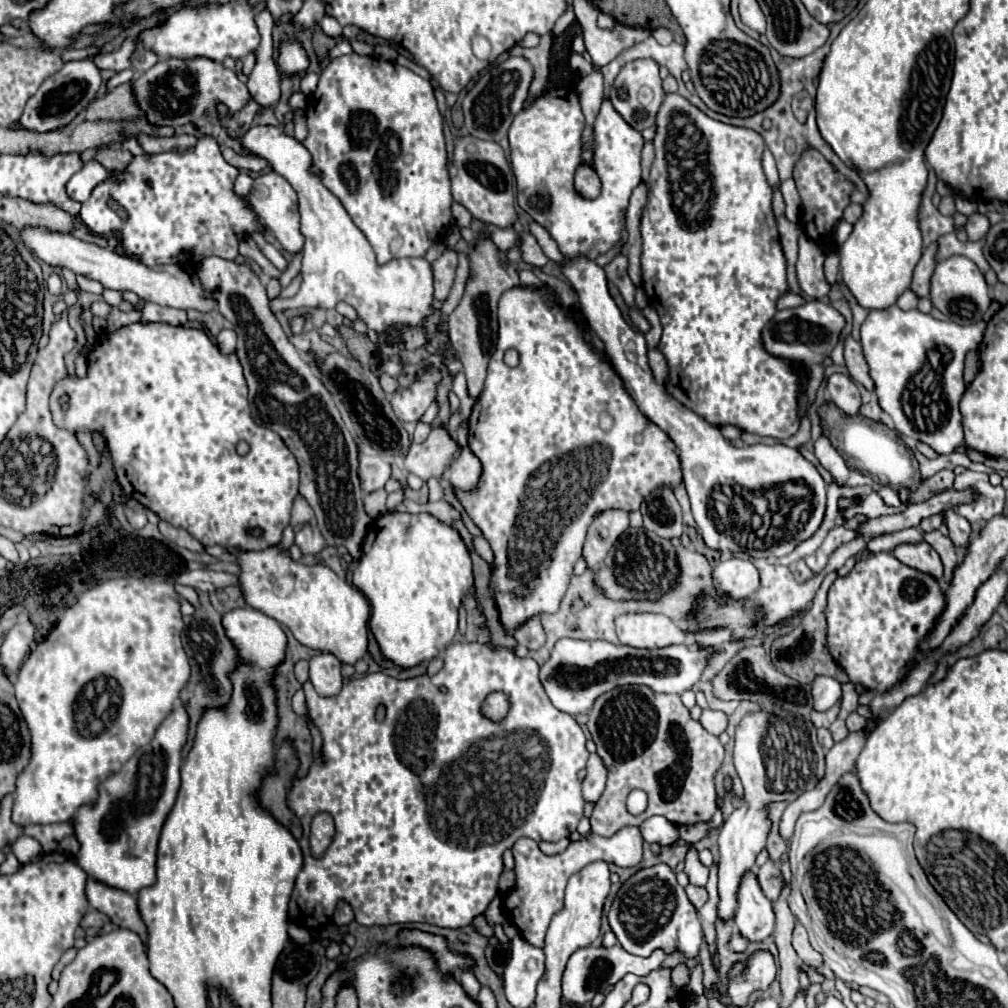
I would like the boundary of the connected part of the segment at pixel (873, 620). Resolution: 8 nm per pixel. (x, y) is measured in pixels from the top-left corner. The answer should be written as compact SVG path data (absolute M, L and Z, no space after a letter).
M888 552L864 556L846 576L838 576L828 590L828 650L854 684L886 692L918 656L920 642L930 634L944 606L946 598L934 576L902 564Z

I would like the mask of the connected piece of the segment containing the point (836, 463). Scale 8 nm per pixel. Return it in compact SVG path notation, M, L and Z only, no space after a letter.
M820 436L816 442L814 442L814 454L816 458L820 460L820 464L836 478L838 484L844 484L846 478L848 478L848 466L846 462L842 460L842 456L836 452L836 448L830 444L828 436Z

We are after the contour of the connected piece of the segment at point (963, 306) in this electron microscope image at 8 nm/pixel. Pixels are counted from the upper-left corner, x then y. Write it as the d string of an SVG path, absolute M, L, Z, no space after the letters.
M950 256L936 264L934 274L930 278L930 300L932 304L952 322L956 324L976 324L982 320L984 312L988 310L992 298L988 284L978 270L978 266L964 258L964 256Z

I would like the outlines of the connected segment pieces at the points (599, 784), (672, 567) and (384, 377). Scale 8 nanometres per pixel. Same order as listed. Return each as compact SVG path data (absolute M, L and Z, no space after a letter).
M590 754L586 770L588 770L588 774L582 782L582 798L586 802L594 804L602 796L602 790L604 790L604 784L606 784L606 766L602 764L598 754Z
M628 528L596 570L598 586L612 600L656 600L670 590L676 576L678 566L672 544L644 528Z
M382 372L378 378L380 378L380 386L382 386L382 390L384 390L386 394L394 394L396 390L400 390L400 384L398 384L398 380L396 380L394 376Z

